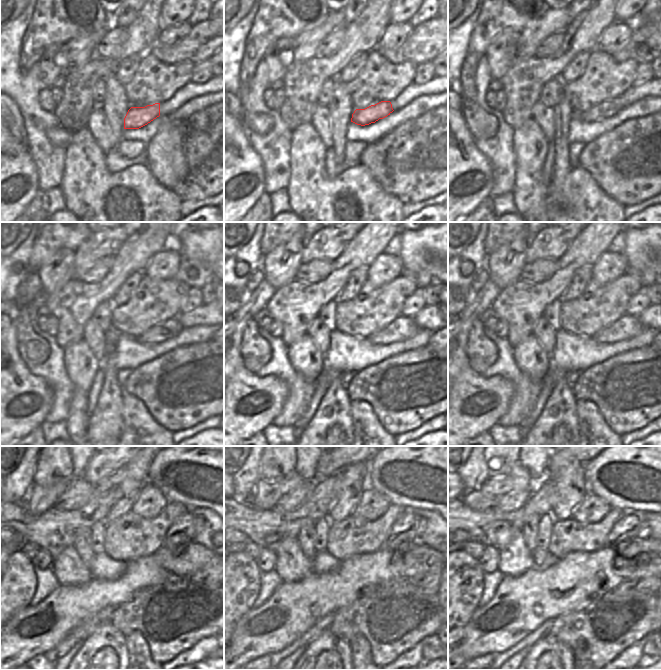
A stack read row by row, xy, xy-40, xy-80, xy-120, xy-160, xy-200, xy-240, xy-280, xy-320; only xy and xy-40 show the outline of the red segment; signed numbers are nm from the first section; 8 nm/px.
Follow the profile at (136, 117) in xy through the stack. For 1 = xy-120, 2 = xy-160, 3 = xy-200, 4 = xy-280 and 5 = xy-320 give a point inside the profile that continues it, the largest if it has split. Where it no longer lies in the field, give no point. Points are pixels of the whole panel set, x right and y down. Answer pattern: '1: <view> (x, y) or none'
1: xy-120 (164, 331)
2: xy-160 (402, 327)
3: xy-200 (627, 327)
4: xy-280 (420, 559)
5: xy-320 (645, 564)

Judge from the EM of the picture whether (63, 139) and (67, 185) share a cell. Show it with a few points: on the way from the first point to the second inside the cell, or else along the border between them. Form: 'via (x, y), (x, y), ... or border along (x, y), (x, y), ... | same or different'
border along (72, 133), (72, 137), (65, 148) | different

